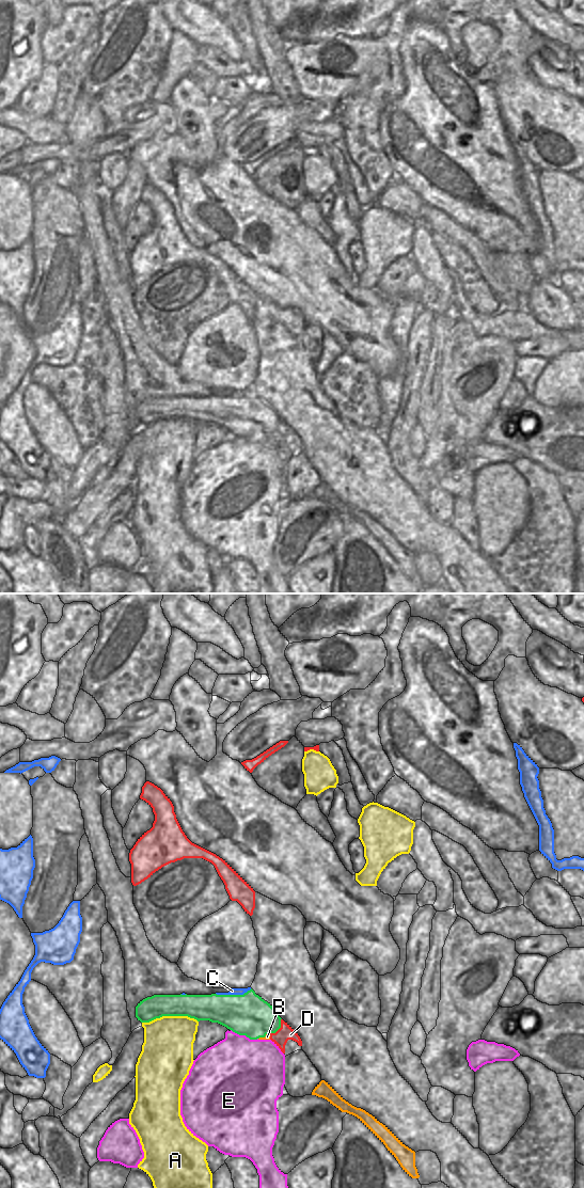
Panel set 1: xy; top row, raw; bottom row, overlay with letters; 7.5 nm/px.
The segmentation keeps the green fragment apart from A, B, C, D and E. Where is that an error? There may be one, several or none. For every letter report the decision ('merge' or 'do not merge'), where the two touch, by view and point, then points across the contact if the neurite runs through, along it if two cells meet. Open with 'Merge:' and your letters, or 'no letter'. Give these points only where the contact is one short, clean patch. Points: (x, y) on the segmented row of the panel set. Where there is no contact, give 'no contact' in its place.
Merge: no letter
A: do not merge | xy (170, 1015)
B: do not merge | xy (263, 1036)
C: do not merge | xy (233, 995)
D: do not merge | xy (278, 1029) | along xy (281, 1018), (281, 1026), (274, 1032), (268, 1033)
E: do not merge | xy (245, 1034) | along xy (231, 1029), (250, 1039), (257, 1039)

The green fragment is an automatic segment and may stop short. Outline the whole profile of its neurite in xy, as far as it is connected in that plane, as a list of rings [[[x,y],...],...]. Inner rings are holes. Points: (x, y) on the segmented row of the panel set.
[[[252,988],[243,995],[154,995],[136,1007],[136,1017],[141,1023],[162,1016],[188,1016],[198,1021],[218,1023],[250,1040],[275,1033],[282,1019]]]

